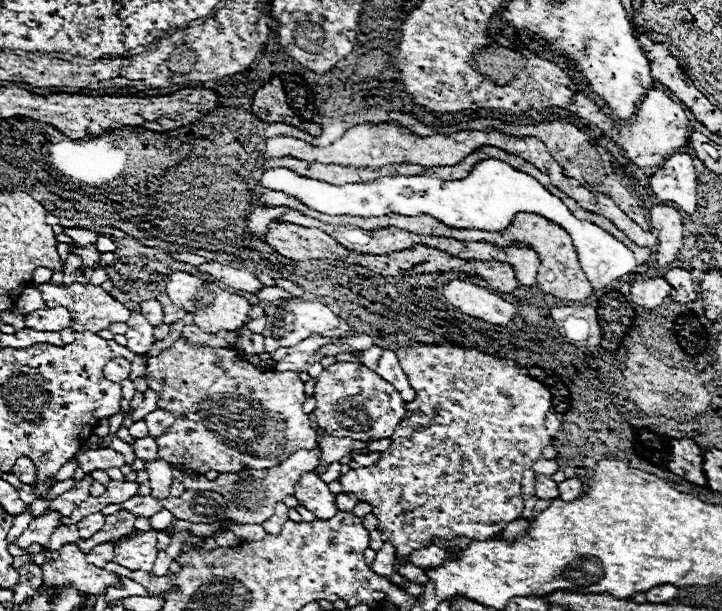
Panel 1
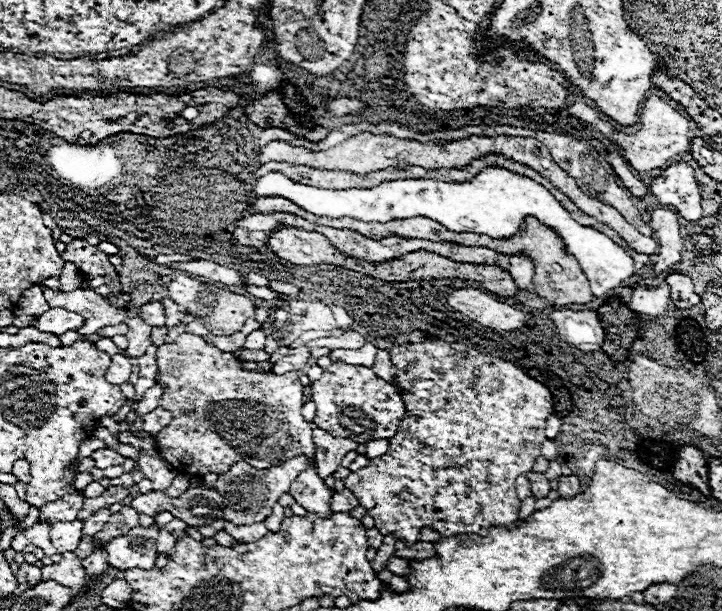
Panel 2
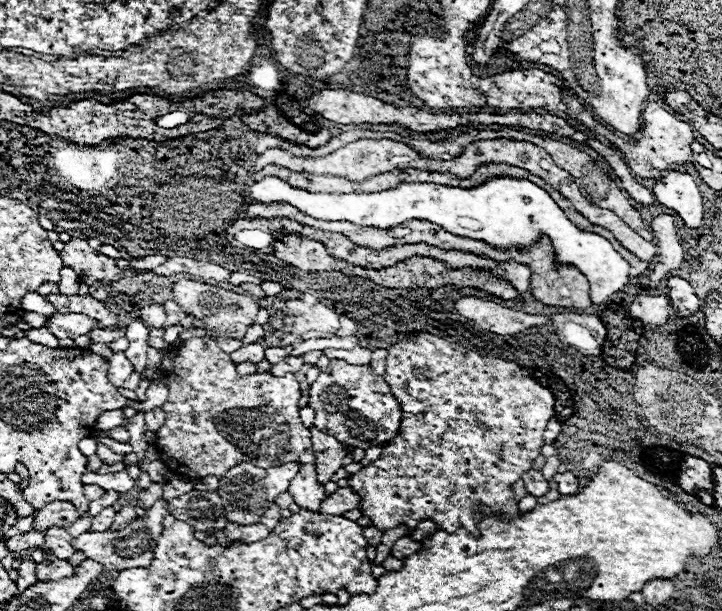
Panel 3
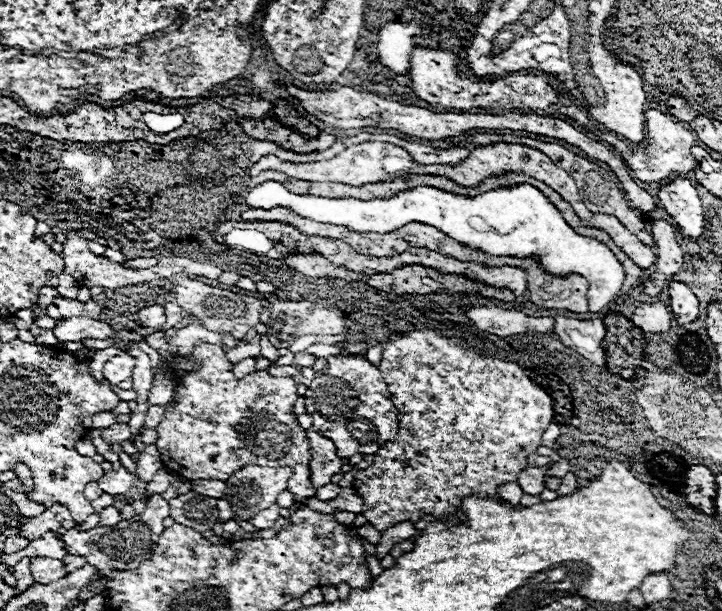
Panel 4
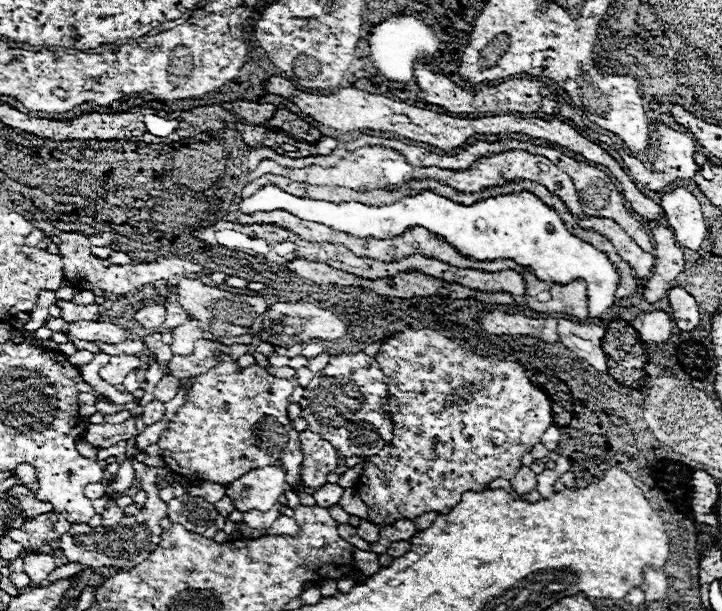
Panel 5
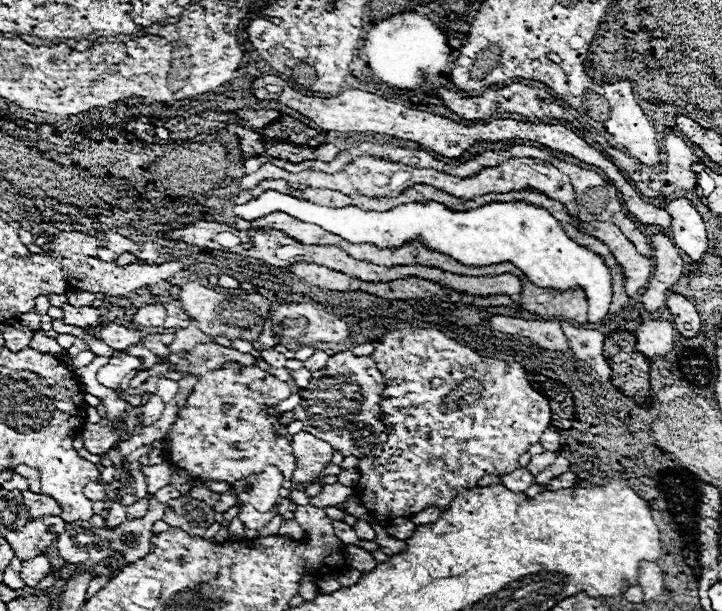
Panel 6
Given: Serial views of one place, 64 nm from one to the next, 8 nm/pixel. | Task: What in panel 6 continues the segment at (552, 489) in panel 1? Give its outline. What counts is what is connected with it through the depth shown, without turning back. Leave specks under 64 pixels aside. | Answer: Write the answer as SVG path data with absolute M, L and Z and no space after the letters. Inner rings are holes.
M518 468L516 472L512 472L508 476L500 476L500 478L502 478L504 486L510 488L512 492L526 492L532 486L532 480L534 480L534 476L528 468Z

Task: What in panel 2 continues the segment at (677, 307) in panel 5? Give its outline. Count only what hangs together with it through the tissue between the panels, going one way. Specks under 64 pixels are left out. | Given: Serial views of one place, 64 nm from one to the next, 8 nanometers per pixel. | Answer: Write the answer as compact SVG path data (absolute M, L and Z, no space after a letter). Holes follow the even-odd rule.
M672 272L666 276L666 282L670 286L670 296L678 308L690 308L700 302L700 296L694 292L694 284L688 274Z

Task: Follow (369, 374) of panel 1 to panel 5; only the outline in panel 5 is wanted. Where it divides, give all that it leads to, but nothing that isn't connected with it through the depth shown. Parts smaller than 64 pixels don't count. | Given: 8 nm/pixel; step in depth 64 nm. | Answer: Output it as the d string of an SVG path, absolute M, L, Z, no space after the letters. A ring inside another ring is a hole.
M364 352L336 354L336 356L330 356L328 366L322 372L314 374L312 382L306 386L304 400L300 402L302 418L308 420L308 428L312 432L324 436L324 440L328 440L336 448L336 452L340 452L340 458L376 456L384 448L384 444L392 440L394 422L392 422L390 406L388 406L388 386L384 384L382 378L384 374L380 372L378 362L366 356Z

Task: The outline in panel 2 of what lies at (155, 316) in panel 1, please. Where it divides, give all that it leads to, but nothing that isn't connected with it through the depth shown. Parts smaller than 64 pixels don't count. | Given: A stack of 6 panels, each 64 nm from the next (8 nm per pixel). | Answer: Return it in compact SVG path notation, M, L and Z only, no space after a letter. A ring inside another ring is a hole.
M148 302L140 308L140 316L150 324L150 326L164 326L164 306L160 302Z

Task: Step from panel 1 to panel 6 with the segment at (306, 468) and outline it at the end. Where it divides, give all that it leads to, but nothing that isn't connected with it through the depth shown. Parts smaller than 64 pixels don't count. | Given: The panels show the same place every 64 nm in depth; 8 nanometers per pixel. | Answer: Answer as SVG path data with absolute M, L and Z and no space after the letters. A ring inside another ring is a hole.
M266 466L264 472L246 476L232 484L232 492L238 498L238 506L250 504L258 512L268 512L274 508L276 498L280 496L284 476L276 466Z

